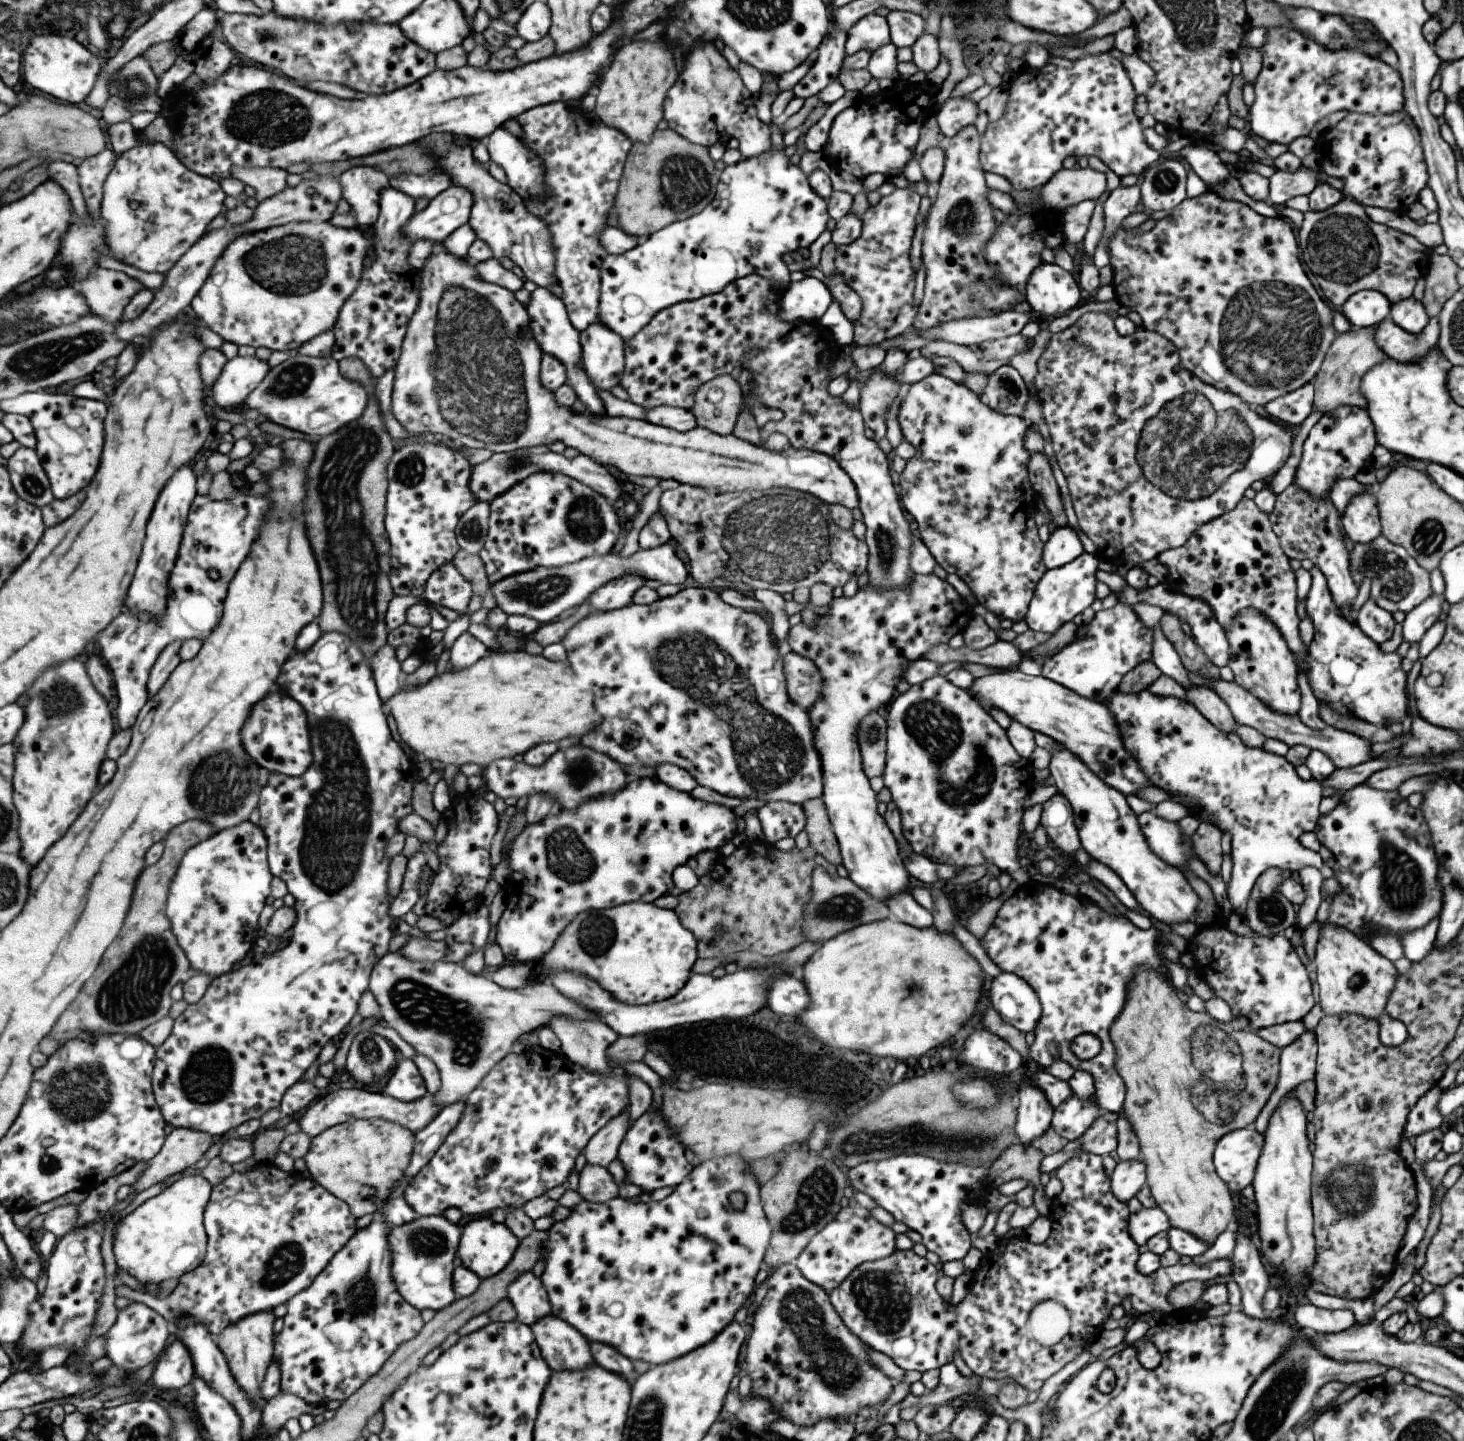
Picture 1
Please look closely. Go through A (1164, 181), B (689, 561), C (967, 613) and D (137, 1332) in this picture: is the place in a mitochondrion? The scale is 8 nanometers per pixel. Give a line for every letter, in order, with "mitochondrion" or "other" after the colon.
A: mitochondrion
B: other
C: other
D: mitochondrion

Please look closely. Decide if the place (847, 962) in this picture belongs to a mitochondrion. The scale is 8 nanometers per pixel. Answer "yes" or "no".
no

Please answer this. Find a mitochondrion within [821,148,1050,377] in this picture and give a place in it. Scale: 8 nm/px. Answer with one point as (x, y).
(962, 221)

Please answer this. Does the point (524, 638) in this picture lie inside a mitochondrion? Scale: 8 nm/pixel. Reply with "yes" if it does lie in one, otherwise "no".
no

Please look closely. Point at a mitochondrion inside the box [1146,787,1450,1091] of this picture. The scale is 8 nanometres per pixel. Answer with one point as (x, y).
(1402, 887)

